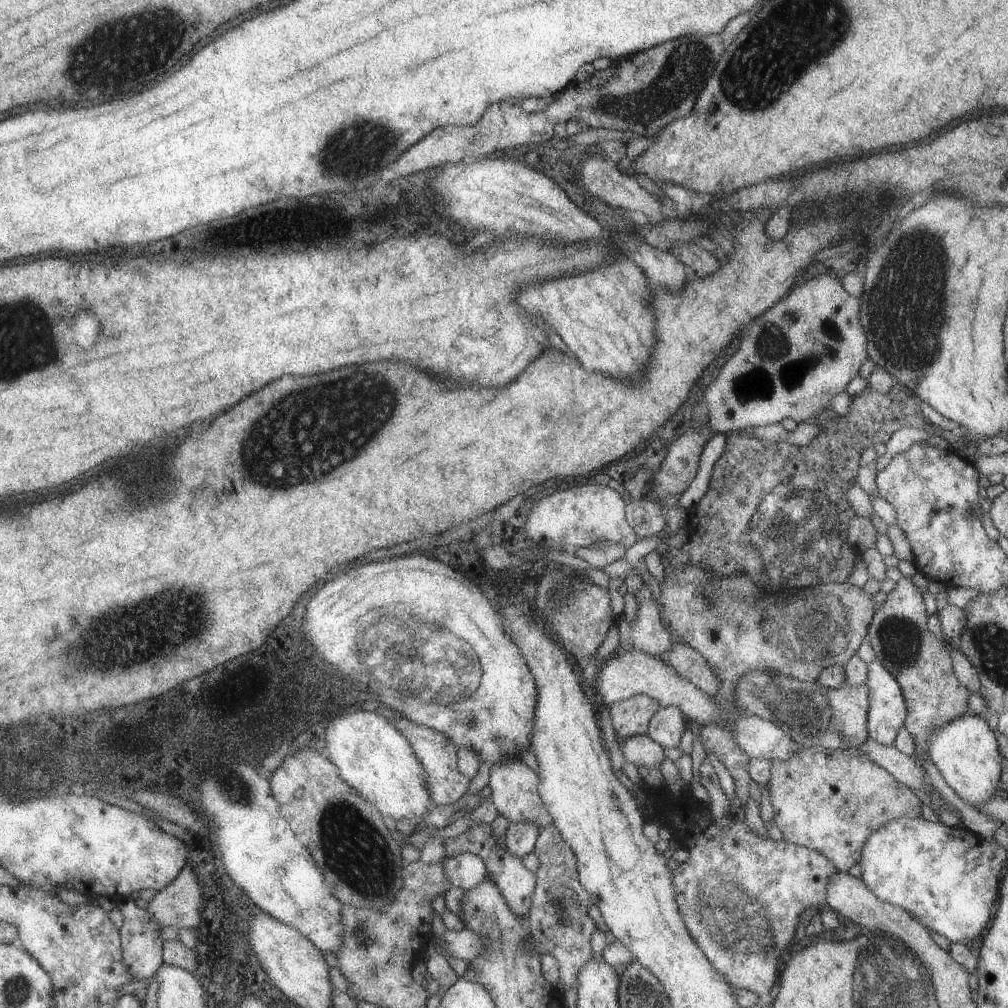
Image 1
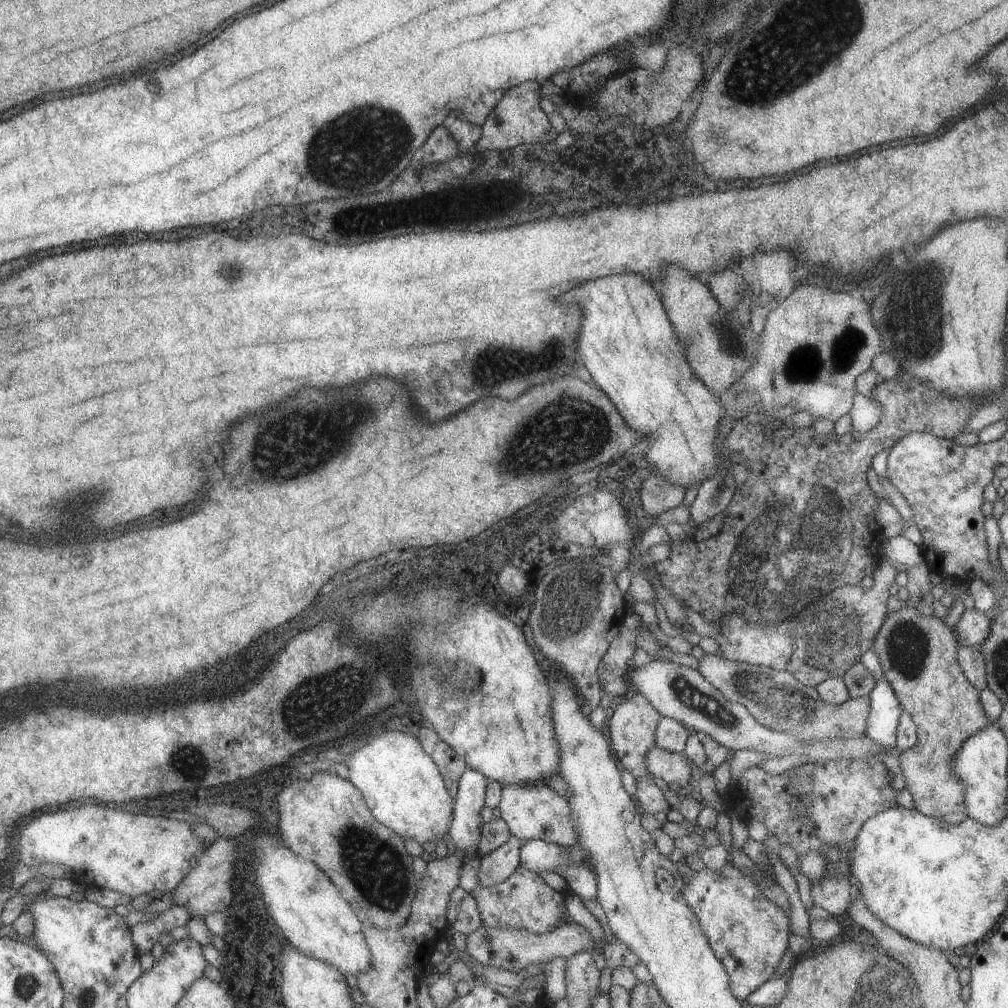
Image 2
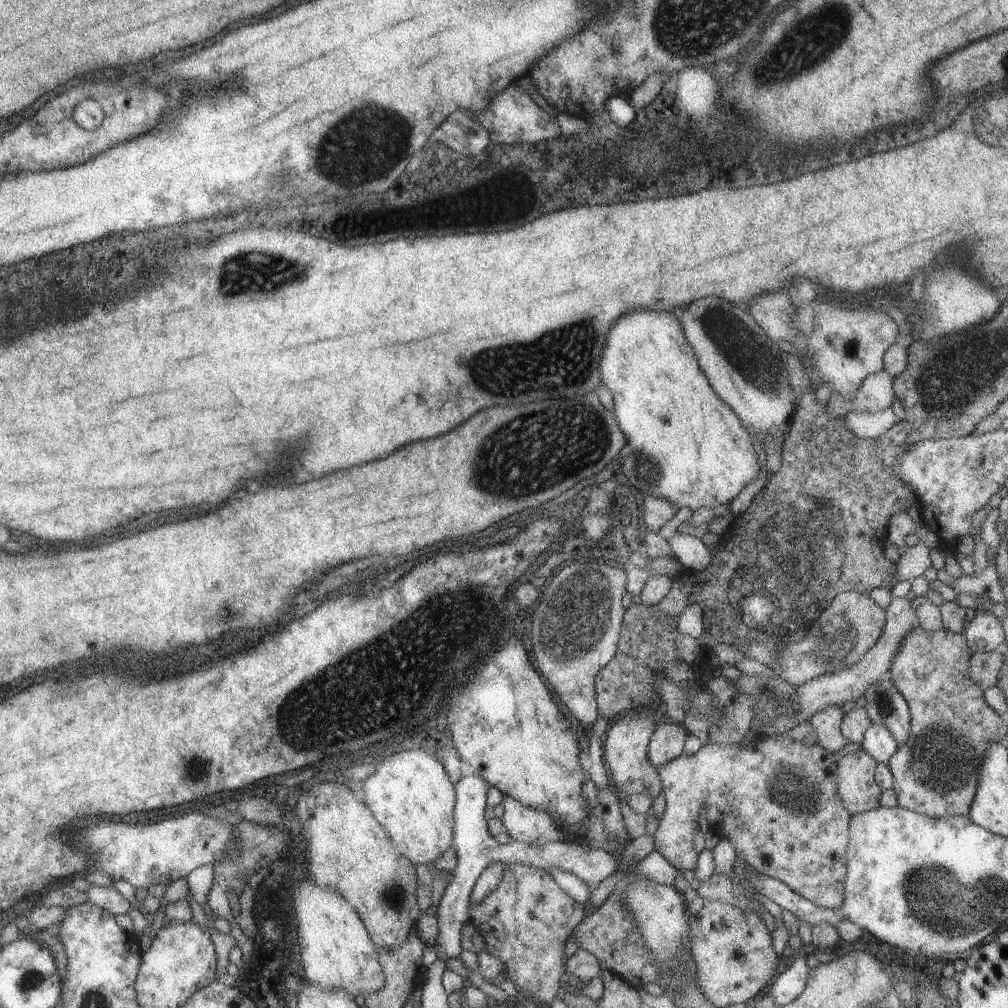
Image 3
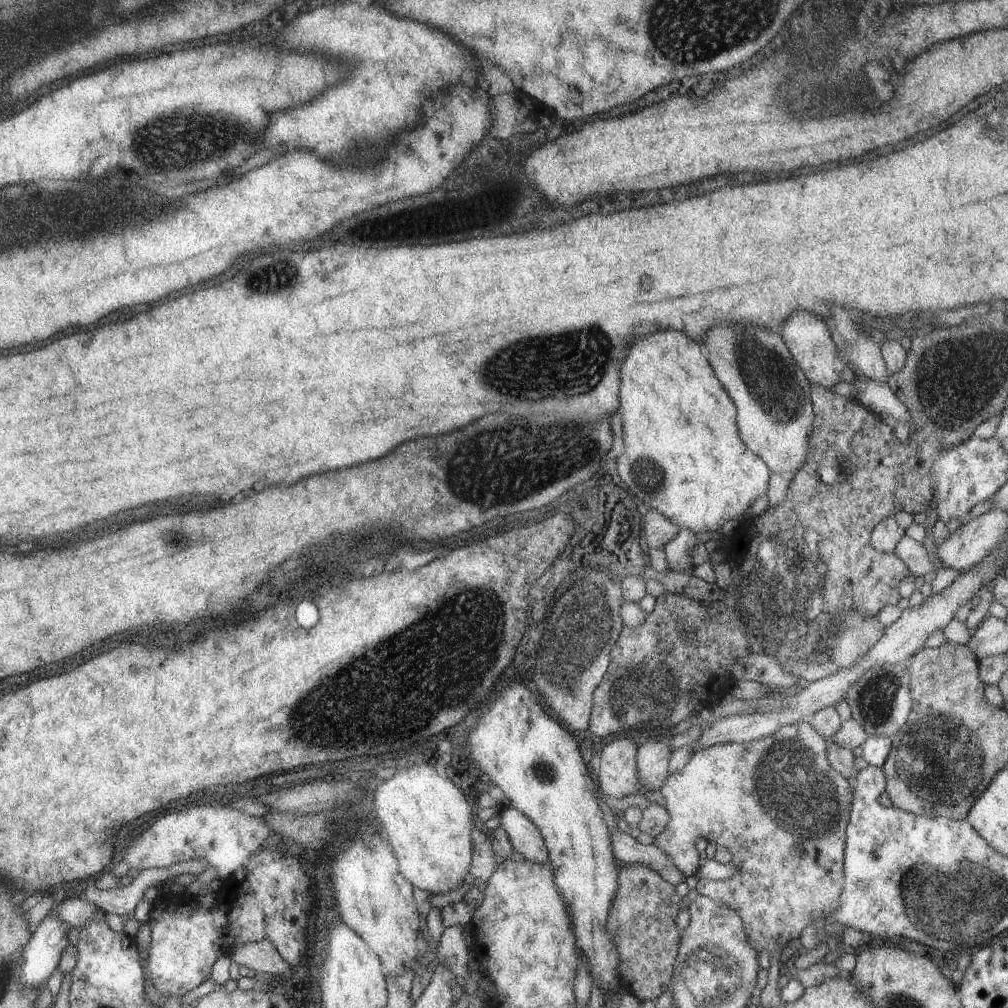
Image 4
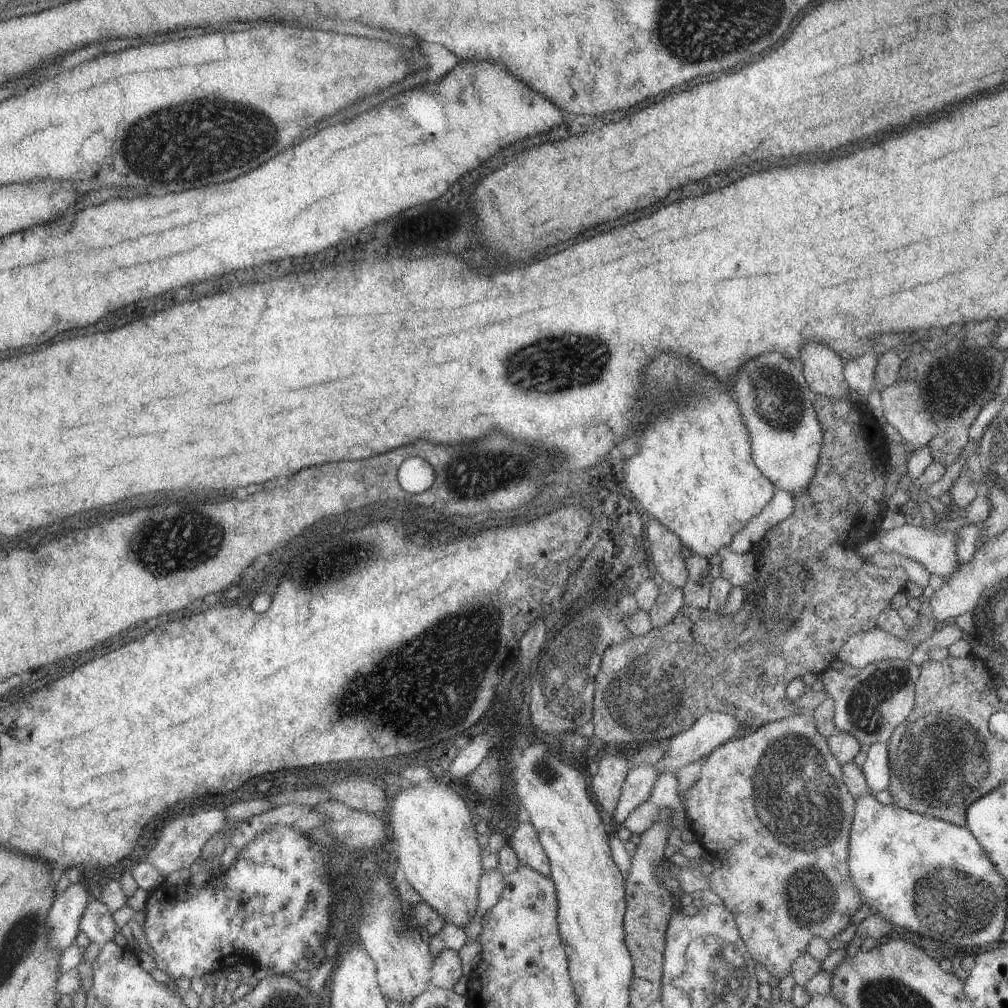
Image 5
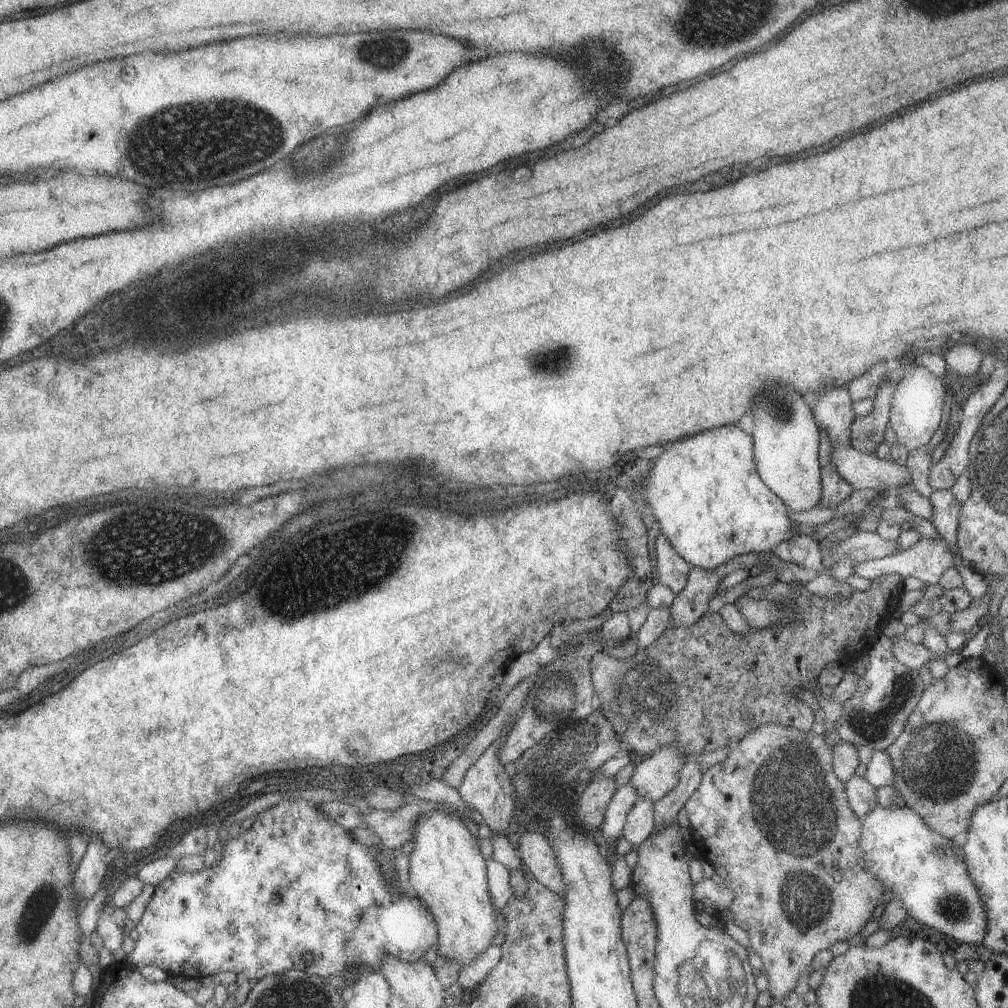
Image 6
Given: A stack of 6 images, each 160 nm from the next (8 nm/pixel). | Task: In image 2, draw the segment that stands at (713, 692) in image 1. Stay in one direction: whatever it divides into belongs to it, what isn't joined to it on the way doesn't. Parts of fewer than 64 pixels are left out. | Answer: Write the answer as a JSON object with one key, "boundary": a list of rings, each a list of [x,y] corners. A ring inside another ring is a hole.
{"boundary":[[[705,654],[697,660],[697,670],[715,690],[717,690],[729,702],[741,704],[757,720],[758,724],[767,726],[771,730],[787,732],[793,736],[799,736],[803,740],[822,740],[823,738],[858,738],[863,736],[866,730],[867,716],[869,715],[870,702],[868,697],[849,698],[843,704],[834,706],[825,704],[818,698],[817,690],[799,683],[793,674],[786,671],[777,671],[762,665],[749,665],[748,663],[736,663],[725,660],[717,654]]]}

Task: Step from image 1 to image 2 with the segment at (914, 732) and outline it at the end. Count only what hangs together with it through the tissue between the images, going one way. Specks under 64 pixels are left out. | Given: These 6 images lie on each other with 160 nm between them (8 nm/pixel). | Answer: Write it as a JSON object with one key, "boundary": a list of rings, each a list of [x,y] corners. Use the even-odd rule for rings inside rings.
{"boundary":[[[909,604],[901,609],[888,613],[879,626],[872,650],[879,659],[883,677],[891,690],[895,692],[900,708],[905,710],[916,728],[916,744],[909,750],[901,751],[898,756],[899,768],[904,777],[907,791],[913,799],[913,809],[924,816],[943,820],[947,824],[959,824],[966,818],[965,804],[963,800],[963,786],[951,772],[951,762],[965,742],[967,736],[979,732],[987,724],[993,723],[987,720],[981,704],[979,704],[979,691],[975,689],[961,673],[957,664],[957,648],[959,642],[955,638],[952,628],[945,626],[943,619],[933,616],[921,616],[917,610]]]}

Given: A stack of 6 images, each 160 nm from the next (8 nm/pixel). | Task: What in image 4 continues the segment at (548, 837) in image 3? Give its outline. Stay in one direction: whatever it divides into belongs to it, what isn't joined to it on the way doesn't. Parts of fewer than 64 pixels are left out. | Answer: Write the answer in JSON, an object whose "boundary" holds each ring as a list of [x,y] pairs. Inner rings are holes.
{"boundary":[[[505,804],[499,808],[499,826],[508,836],[512,848],[523,859],[543,865],[548,860],[543,839],[537,827],[515,807]]]}

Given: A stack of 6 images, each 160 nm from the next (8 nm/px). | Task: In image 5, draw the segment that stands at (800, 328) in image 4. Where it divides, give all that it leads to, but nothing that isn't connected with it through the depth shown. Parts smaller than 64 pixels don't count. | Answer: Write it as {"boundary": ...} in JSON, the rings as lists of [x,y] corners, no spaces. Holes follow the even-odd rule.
{"boundary":[[[811,342],[800,350],[798,364],[809,390],[830,399],[846,399],[848,386],[842,375],[841,360],[821,343]]]}

